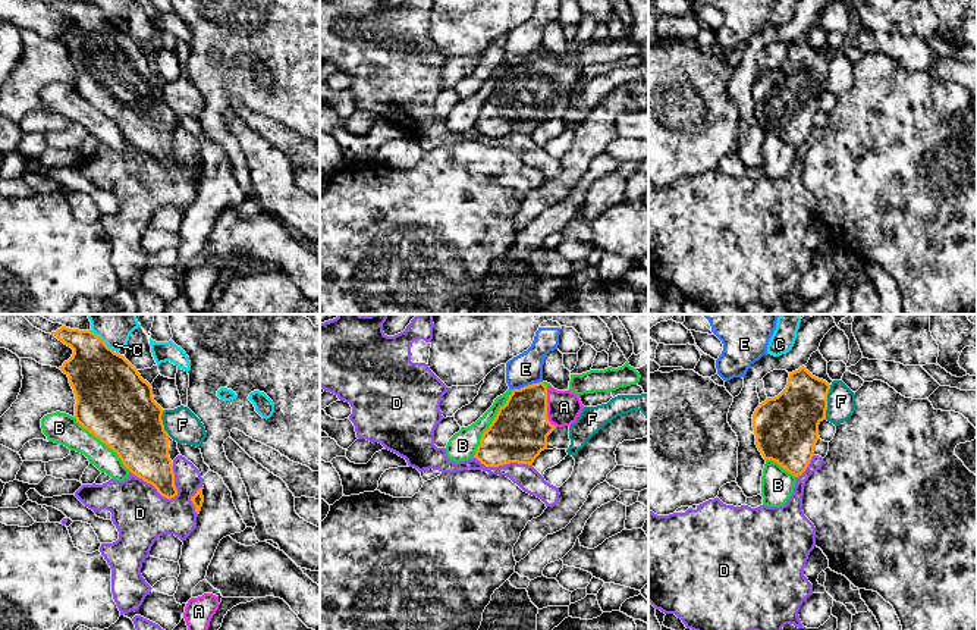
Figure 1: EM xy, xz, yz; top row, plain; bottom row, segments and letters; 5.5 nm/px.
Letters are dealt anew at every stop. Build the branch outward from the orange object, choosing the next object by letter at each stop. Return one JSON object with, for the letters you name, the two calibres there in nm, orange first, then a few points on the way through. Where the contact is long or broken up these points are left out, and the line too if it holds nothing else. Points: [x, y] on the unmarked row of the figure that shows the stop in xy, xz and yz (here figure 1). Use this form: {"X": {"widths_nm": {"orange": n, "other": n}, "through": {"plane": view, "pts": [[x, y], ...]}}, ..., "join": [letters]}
{"A": {"widths_nm": {"orange": 320, "other": 190}, "through": {"plane": "xz", "pts": [[518, 104], [546, 78], [564, 78]]}}, "join": ["A"]}

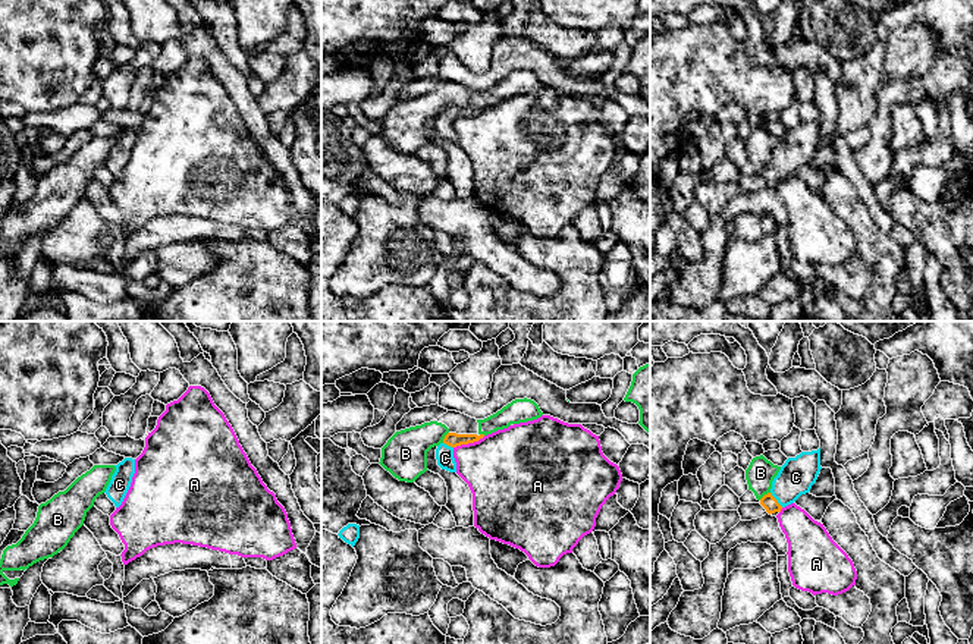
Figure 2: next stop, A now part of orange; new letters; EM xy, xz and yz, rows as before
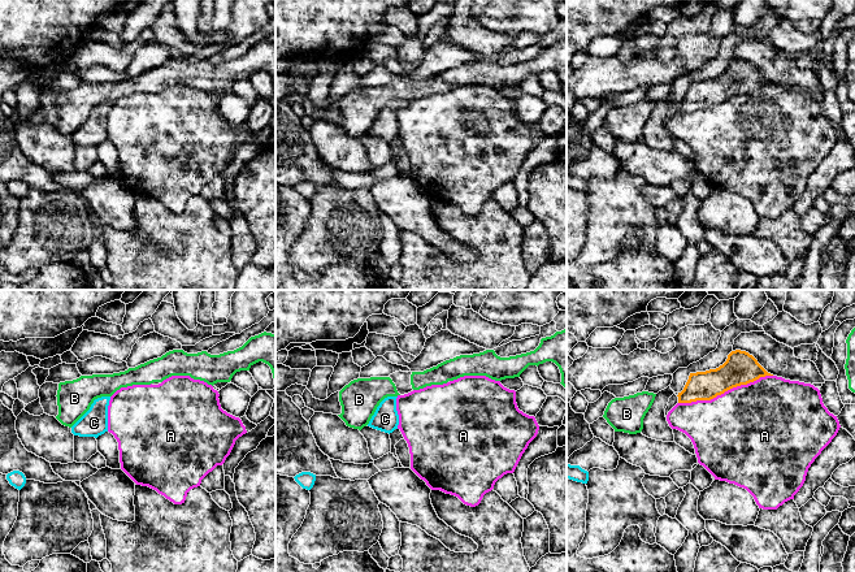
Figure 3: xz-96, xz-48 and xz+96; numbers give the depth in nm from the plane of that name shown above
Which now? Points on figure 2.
{"C": {"widths_nm": {"orange": 80, "other": 200}, "through": {"plane": "yz", "pts": [[768, 172], [775, 170], [796, 148]]}}, "join": ["C"]}

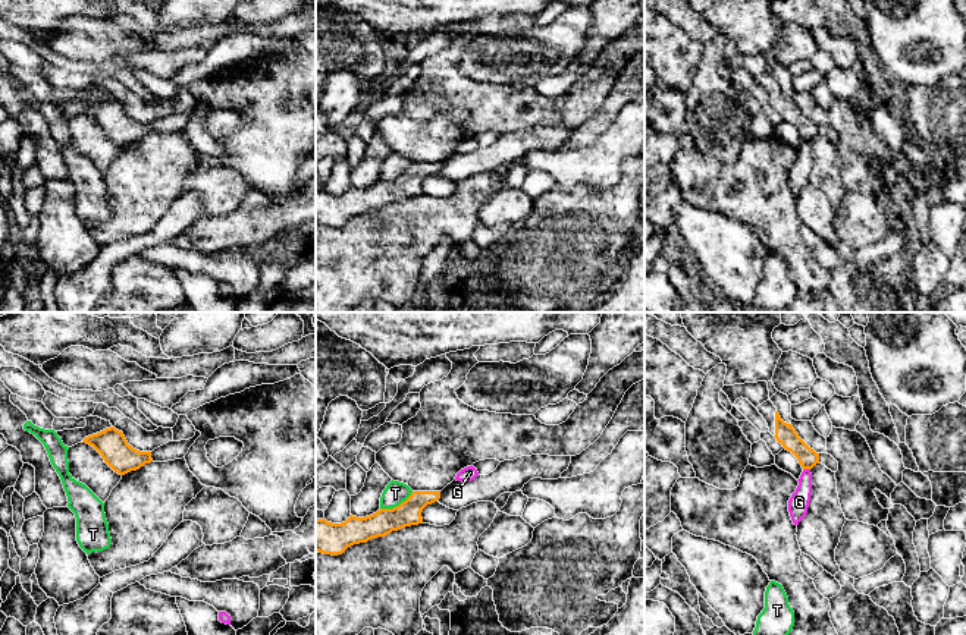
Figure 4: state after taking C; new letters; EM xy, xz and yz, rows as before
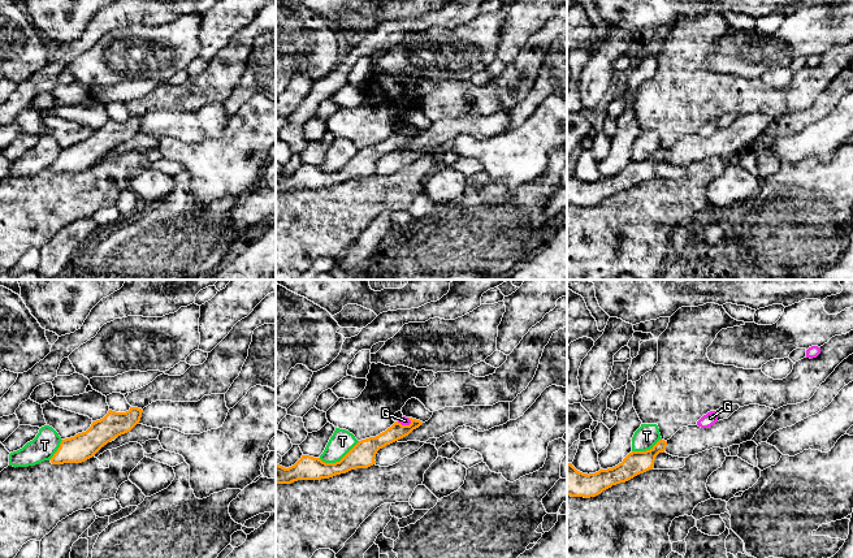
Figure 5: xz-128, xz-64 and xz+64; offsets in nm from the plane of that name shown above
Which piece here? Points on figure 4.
{"join": []}

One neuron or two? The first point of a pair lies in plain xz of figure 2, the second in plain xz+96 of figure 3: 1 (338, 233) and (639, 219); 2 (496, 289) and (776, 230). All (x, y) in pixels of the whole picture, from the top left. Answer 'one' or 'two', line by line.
1: two
2: one

